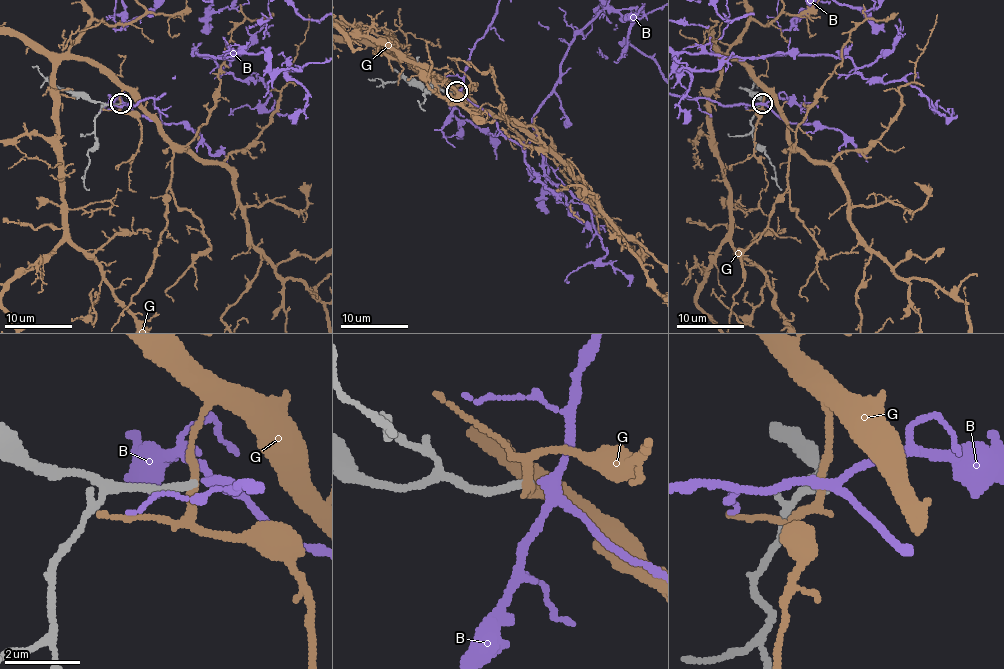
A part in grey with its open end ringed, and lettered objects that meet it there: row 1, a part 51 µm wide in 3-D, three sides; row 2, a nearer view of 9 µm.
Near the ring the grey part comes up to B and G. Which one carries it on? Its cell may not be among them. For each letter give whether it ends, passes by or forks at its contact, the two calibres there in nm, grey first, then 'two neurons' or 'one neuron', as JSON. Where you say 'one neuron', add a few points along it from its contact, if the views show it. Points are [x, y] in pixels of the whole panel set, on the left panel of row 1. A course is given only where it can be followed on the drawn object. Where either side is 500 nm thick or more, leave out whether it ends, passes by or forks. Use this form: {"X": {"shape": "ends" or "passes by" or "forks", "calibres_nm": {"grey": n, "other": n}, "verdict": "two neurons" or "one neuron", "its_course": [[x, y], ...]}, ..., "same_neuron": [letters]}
{"B": {"shape": "forks", "calibres_nm": {"grey": 190, "other": 200}, "verdict": "one neuron"}, "G": {"shape": "passes by", "calibres_nm": {"grey": 220, "other": 200}, "verdict": "two neurons"}, "same_neuron": ["B"]}

